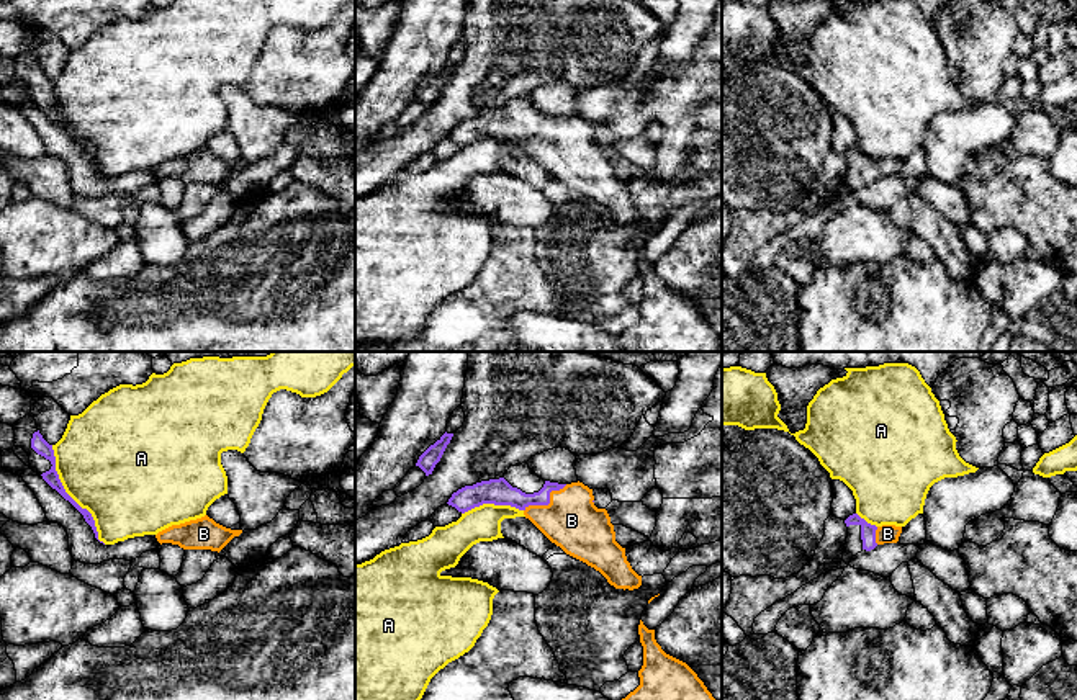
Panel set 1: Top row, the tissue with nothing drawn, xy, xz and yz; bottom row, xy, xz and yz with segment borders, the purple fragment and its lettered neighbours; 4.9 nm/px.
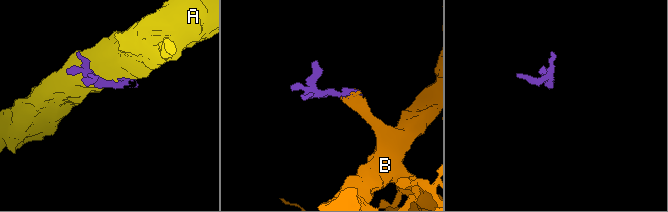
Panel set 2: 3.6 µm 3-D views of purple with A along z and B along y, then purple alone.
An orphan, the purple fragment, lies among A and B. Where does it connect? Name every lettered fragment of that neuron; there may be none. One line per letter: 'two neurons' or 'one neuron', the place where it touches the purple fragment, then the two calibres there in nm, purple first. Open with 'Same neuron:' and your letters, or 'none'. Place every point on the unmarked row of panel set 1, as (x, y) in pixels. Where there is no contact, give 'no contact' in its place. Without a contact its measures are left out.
Same neuron: B
A: two neurons; contact xy (69, 130); calibres 70 and 500 nm
B: one neuron; contact xz (549, 136); calibres 130 and 280 nm

